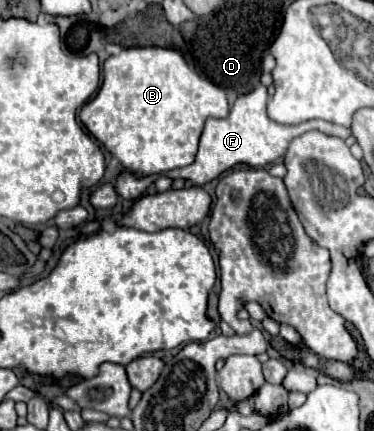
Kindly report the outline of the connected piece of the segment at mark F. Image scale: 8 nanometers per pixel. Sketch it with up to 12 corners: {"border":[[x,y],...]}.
{"border":[[268,87],[238,97],[226,119],[208,119],[196,161],[164,173],[194,185],[240,163],[266,167],[290,141],[348,127],[268,117]]}

